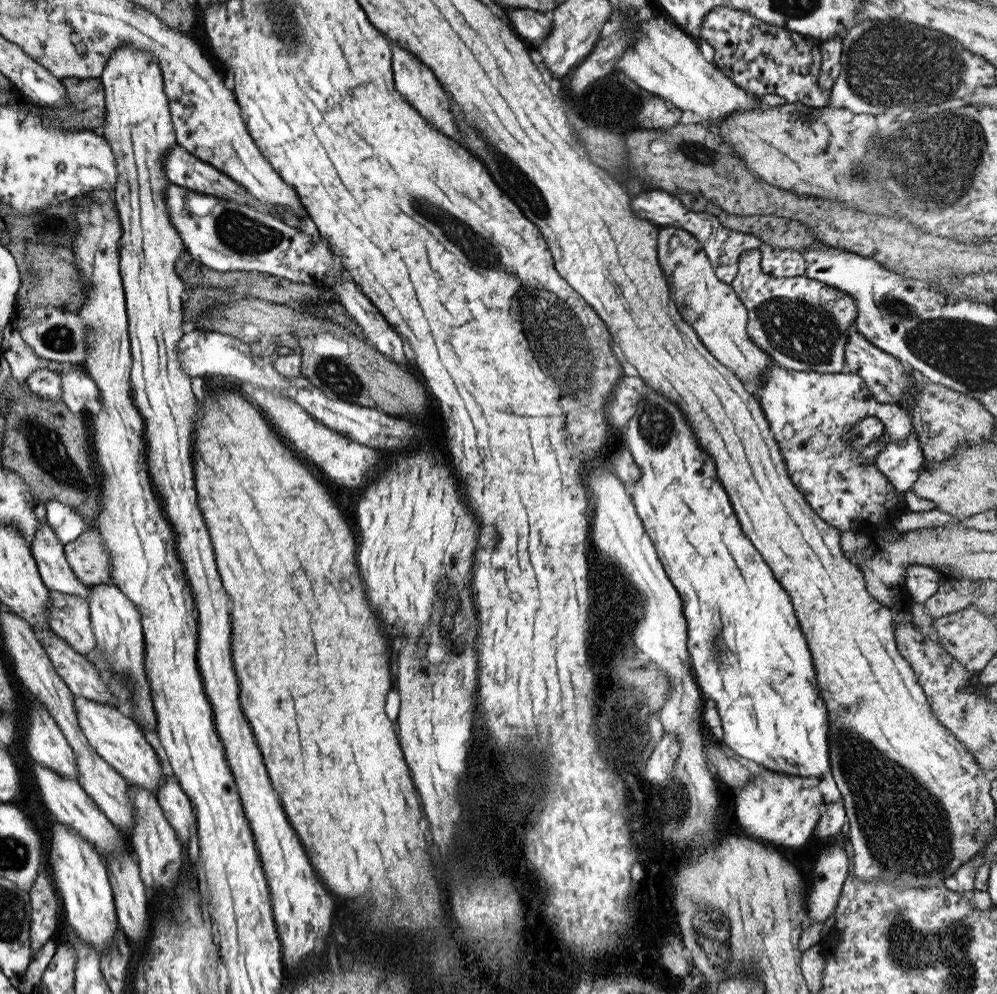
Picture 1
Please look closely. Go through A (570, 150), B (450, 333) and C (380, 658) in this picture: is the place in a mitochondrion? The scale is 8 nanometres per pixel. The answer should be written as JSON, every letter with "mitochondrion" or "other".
{"A":"other","B":"other","C":"other"}

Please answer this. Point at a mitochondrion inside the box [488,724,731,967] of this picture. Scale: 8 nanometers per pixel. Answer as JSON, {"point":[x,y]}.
{"point":[679,817]}

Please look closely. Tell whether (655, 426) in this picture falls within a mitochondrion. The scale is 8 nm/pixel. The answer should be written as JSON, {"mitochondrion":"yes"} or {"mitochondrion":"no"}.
{"mitochondrion":"yes"}

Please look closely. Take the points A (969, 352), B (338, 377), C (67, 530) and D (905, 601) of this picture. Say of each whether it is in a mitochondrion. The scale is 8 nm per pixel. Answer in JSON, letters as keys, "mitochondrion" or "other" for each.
{"A":"mitochondrion","B":"mitochondrion","C":"other","D":"other"}

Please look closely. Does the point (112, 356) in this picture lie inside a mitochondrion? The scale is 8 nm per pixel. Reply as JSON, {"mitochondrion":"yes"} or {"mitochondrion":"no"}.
{"mitochondrion":"no"}

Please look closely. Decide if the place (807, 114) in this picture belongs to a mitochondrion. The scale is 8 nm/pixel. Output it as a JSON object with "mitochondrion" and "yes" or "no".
{"mitochondrion":"no"}

